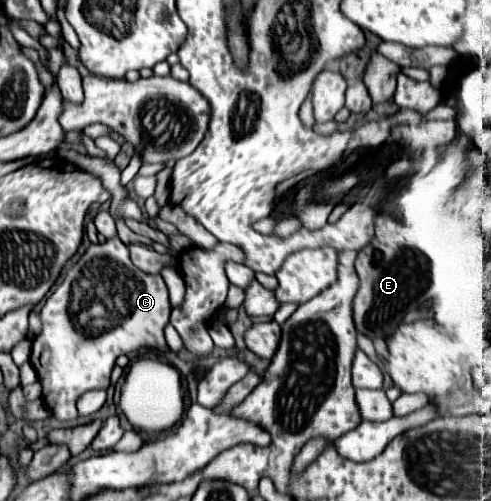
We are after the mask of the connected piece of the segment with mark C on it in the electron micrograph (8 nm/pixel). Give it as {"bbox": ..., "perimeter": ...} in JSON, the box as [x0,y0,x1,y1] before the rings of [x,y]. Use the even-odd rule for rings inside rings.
{"bbox":[30,239,172,421],"perimeter":[[[106,239],[104,243],[90,245],[84,257],[64,273],[64,281],[46,299],[42,315],[42,333],[32,341],[30,363],[38,373],[42,385],[42,399],[52,415],[60,421],[72,421],[78,417],[76,399],[93,389],[107,389],[110,373],[116,359],[122,353],[134,353],[142,347],[152,347],[160,351],[170,351],[164,337],[164,327],[170,321],[172,305],[168,297],[168,287],[162,275],[150,275],[140,271],[132,261],[128,247],[118,239]]]}

